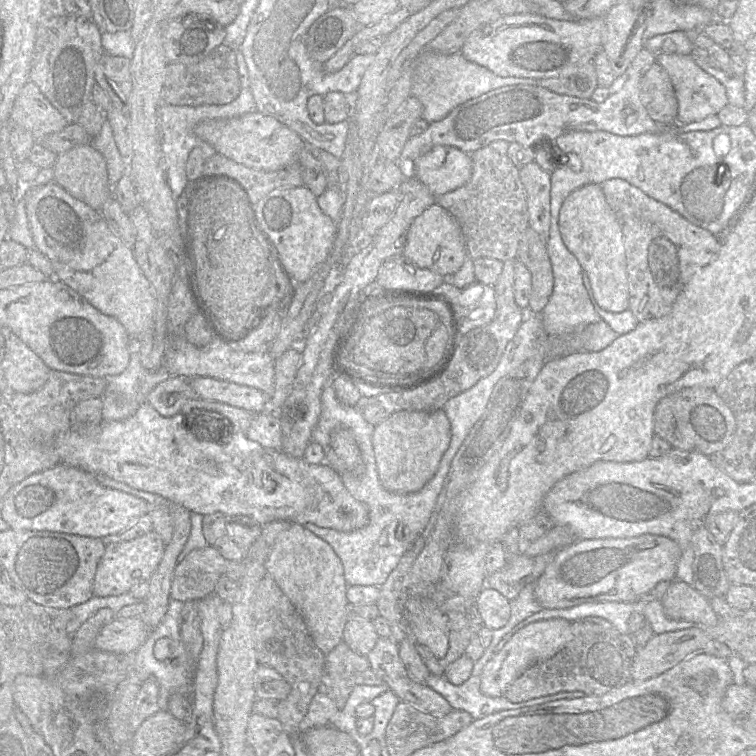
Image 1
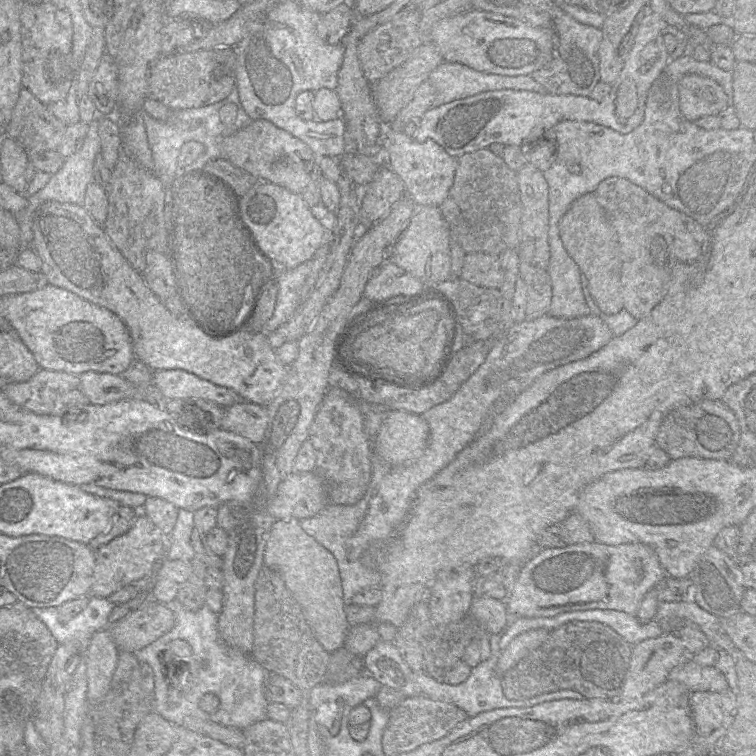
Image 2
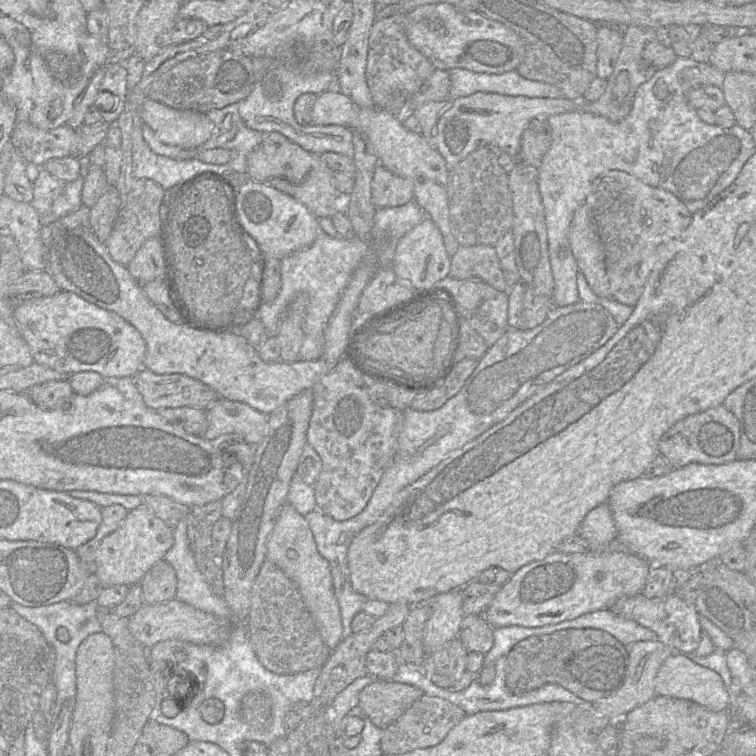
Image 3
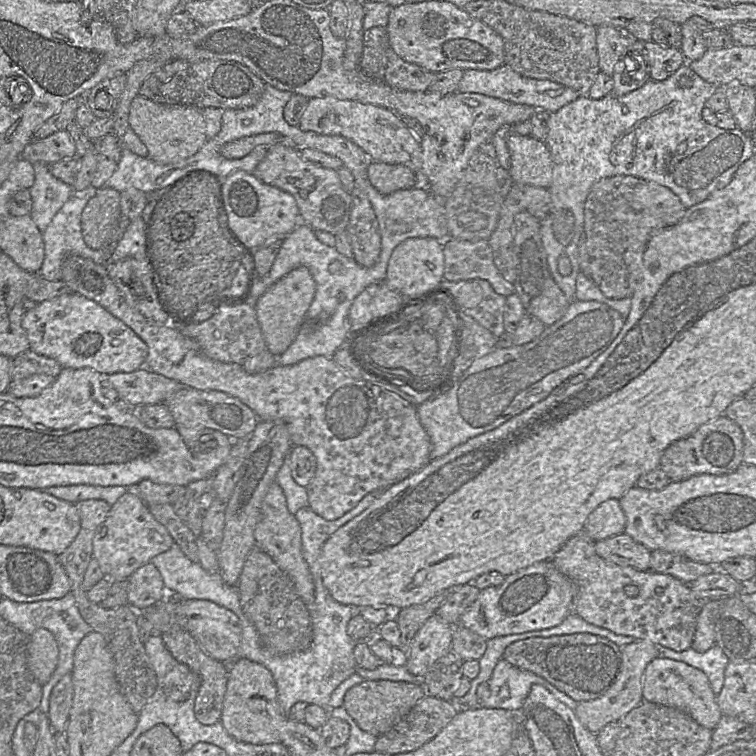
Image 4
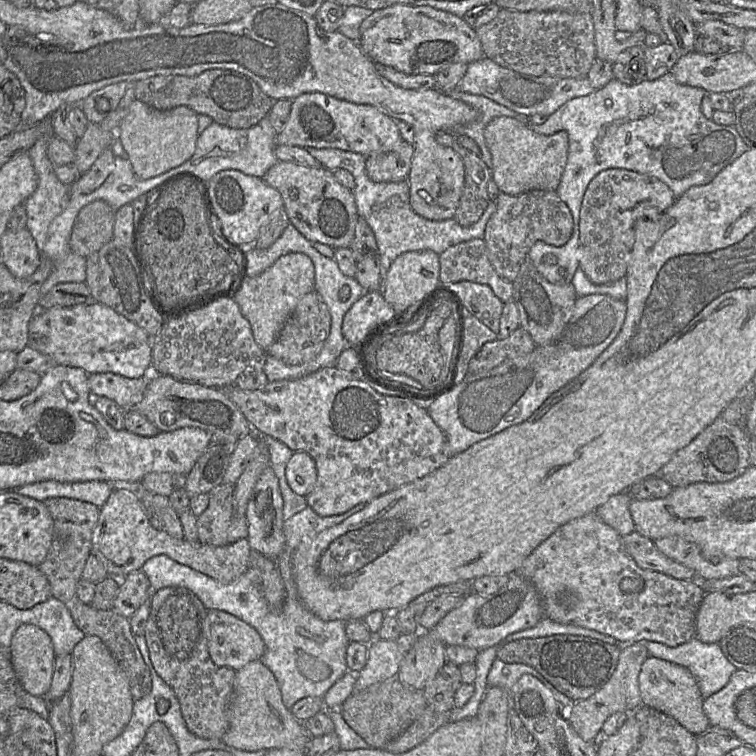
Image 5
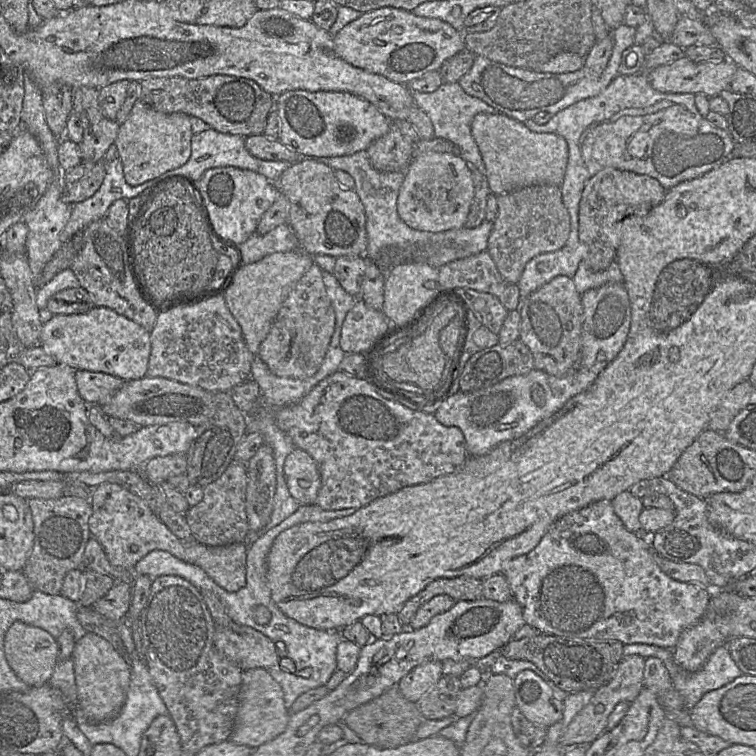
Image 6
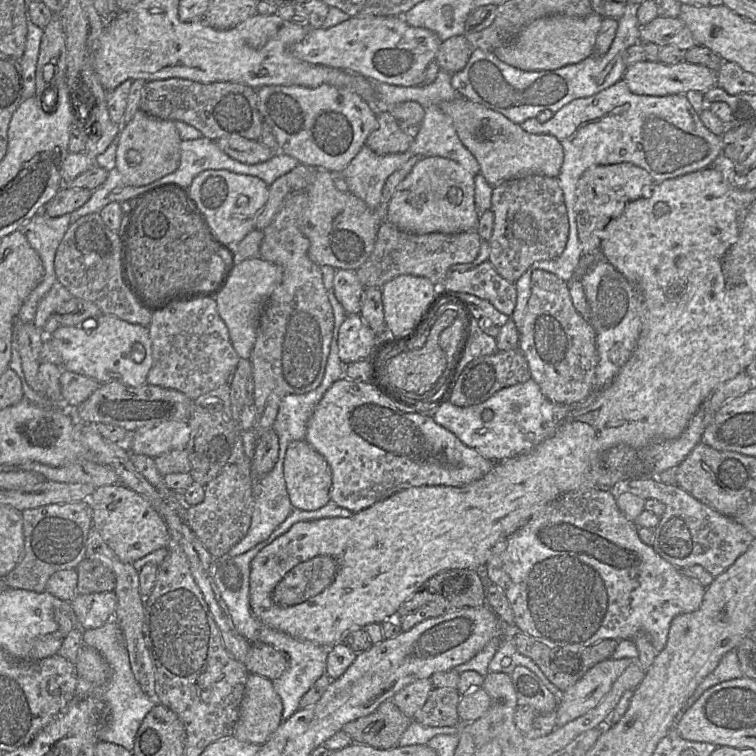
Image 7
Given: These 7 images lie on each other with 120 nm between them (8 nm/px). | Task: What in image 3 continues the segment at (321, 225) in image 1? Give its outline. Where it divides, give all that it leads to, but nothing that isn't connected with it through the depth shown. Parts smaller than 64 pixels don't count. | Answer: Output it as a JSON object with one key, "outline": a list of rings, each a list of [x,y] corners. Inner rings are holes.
{"outline":[[[252,179],[237,189],[235,216],[242,230],[255,239],[263,255],[278,259],[310,246],[321,232],[318,218],[303,203],[274,187]]]}

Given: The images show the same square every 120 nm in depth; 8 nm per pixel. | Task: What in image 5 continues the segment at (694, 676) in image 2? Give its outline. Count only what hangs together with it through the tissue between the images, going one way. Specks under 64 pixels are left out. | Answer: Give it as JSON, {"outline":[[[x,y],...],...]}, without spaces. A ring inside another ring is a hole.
{"outline":[[[649,657],[642,665],[639,675],[639,687],[643,706],[653,708],[674,718],[694,735],[703,733],[711,726],[703,711],[704,698],[701,695],[697,681],[687,668]]]}

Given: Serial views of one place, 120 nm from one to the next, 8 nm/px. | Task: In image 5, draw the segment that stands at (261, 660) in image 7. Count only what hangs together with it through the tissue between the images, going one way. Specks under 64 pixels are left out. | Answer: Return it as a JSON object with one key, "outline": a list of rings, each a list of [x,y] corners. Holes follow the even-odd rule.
{"outline":[[[208,610],[206,639],[212,661],[218,666],[229,667],[235,671],[251,661],[260,660],[265,652],[263,639],[252,626],[222,610]]]}

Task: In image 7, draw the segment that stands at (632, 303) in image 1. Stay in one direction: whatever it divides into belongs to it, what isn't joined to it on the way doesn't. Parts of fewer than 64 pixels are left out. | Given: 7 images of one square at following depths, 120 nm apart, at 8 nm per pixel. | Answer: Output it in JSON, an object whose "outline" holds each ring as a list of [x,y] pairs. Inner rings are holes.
{"outline":[[[632,163],[593,165],[583,172],[576,186],[575,212],[583,253],[601,253],[603,230],[630,201],[648,195],[656,182],[643,168]]]}

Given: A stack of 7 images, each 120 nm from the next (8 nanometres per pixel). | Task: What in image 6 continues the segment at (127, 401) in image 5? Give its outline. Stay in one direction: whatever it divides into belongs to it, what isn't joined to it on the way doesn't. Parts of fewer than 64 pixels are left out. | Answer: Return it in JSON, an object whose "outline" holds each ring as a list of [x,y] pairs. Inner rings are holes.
{"outline":[[[75,371],[78,393],[88,405],[102,406],[110,401],[125,381],[101,372]]]}

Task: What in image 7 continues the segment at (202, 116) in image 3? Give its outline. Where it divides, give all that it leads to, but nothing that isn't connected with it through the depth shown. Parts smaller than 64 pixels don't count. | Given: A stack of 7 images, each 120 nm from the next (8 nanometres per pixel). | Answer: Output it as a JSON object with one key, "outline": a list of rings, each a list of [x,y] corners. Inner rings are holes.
{"outline":[[[140,109],[129,122],[121,126],[115,167],[121,173],[126,185],[147,185],[178,168],[181,141],[174,121],[154,117]]]}

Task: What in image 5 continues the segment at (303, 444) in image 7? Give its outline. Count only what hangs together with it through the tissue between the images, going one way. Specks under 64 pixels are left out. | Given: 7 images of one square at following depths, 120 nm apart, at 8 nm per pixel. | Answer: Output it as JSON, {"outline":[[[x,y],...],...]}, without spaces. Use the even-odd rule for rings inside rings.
{"outline":[[[294,452],[286,469],[286,480],[291,490],[300,496],[308,496],[317,481],[315,461],[305,452]]]}

